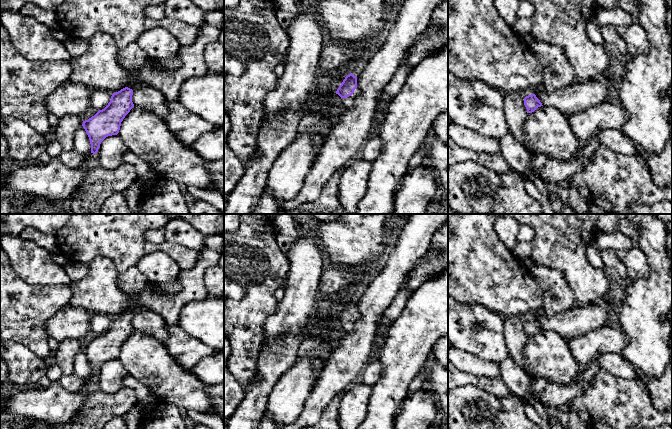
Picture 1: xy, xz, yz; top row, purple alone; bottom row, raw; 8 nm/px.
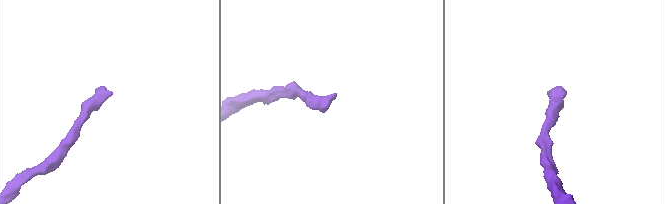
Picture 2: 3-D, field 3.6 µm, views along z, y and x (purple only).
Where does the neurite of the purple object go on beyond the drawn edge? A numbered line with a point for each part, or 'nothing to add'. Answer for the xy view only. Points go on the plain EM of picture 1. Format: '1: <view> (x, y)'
1: xy (136, 306)

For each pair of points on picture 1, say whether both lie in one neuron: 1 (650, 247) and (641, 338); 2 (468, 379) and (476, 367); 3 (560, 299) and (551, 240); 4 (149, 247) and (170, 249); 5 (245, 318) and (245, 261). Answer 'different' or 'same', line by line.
1: same
2: different
3: different
4: same
5: same

